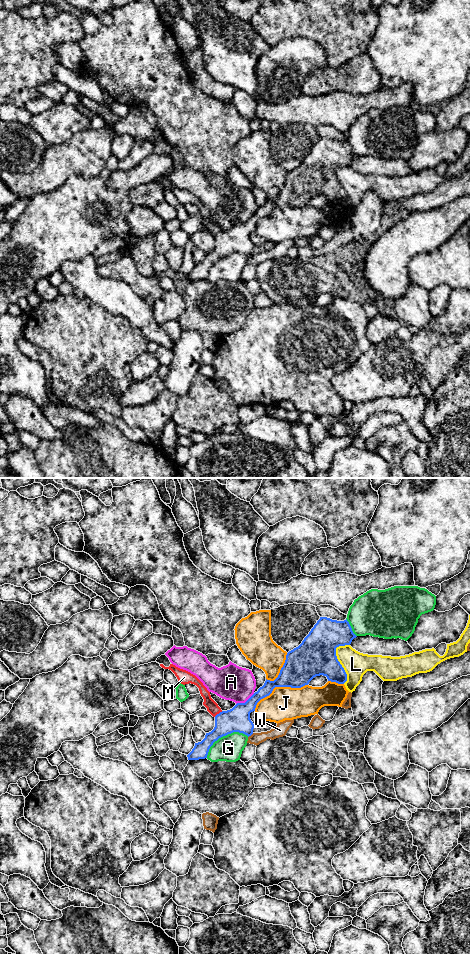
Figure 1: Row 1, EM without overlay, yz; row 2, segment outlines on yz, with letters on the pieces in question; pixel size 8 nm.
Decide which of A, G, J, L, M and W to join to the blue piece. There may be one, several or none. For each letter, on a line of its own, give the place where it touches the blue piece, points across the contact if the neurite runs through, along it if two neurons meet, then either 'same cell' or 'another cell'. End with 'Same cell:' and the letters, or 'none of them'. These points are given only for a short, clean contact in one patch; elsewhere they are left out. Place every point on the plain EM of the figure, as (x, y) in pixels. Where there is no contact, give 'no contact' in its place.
A: yz (246, 221) | along yz (254, 213), (244, 222), (236, 224) | another cell
G: yz (223, 255) | another cell
J: yz (278, 206) | another cell
L: yz (337, 179) | another cell
M: yz (219, 233) | another cell
W: yz (250, 255) | another cell
Same cell: none of them

